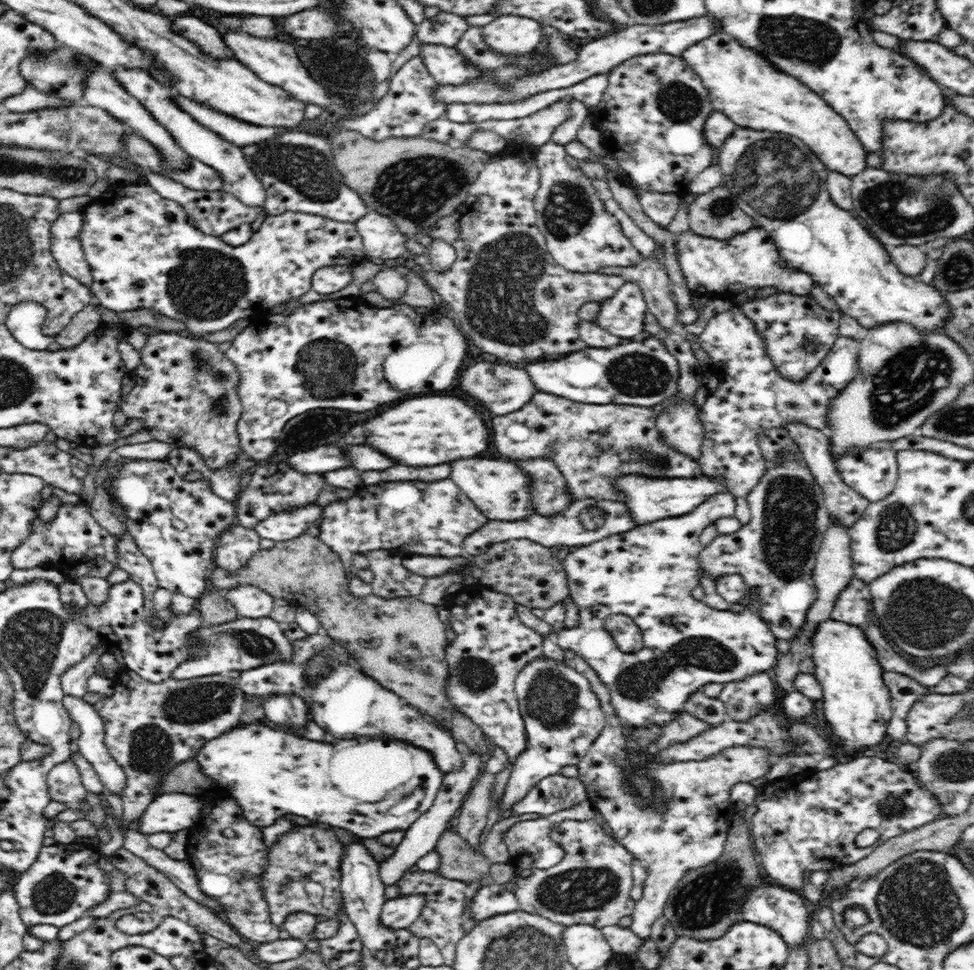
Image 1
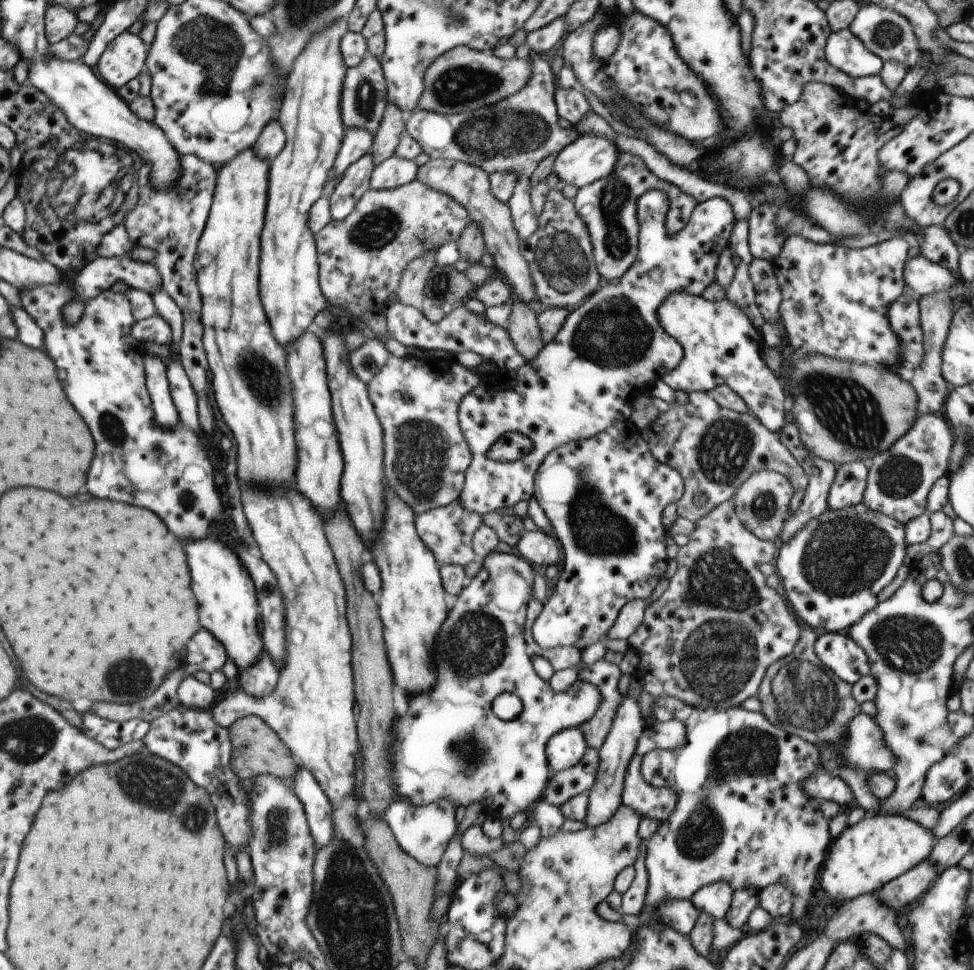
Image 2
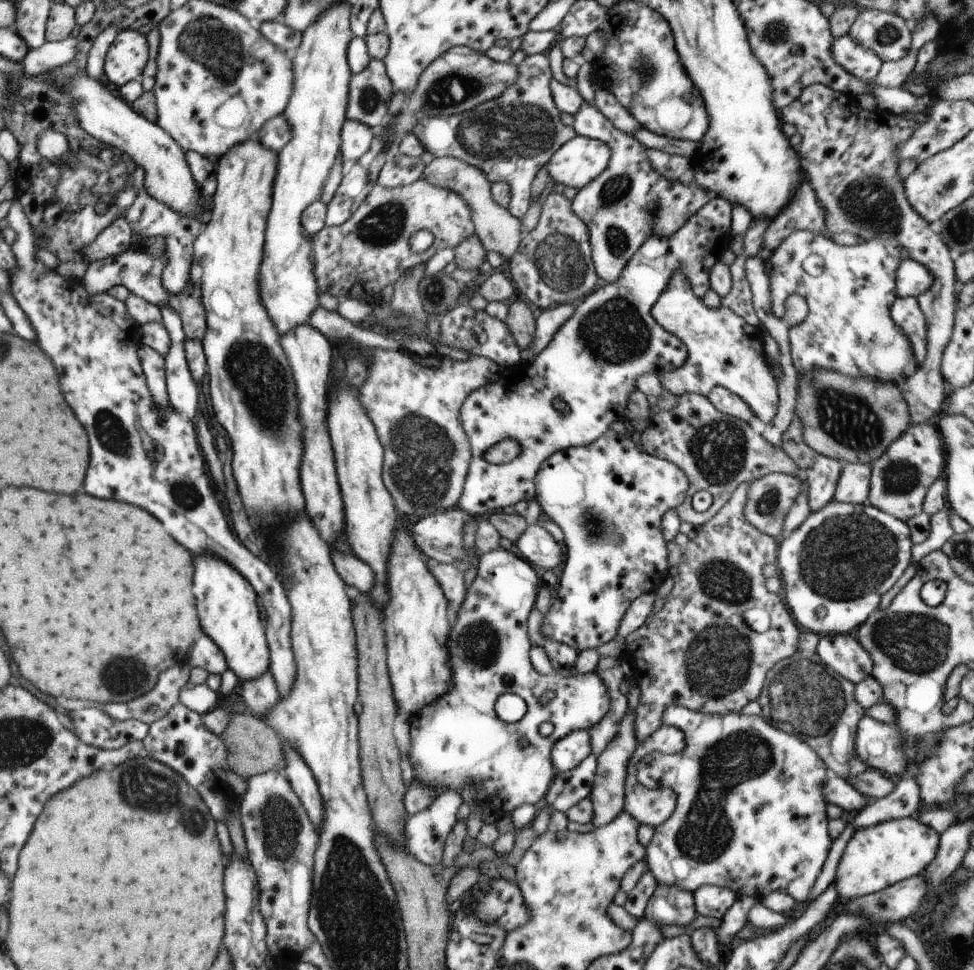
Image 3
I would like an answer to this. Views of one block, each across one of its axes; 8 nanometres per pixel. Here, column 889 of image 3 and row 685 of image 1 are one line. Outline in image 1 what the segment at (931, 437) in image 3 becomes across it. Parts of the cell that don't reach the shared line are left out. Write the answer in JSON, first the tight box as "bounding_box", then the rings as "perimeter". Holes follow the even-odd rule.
{"bounding_box":[443,582,543,809],"perimeter":[[[482,582],[464,585],[462,590],[445,595],[443,604],[447,607],[447,626],[454,633],[454,640],[445,648],[448,665],[445,695],[454,708],[484,731],[493,746],[502,746],[508,755],[507,765],[495,774],[499,809],[499,800],[514,762],[528,750],[526,721],[522,719],[514,686],[516,676],[524,666],[543,658],[543,636],[522,624],[516,611],[518,603],[512,595],[487,588]]]}

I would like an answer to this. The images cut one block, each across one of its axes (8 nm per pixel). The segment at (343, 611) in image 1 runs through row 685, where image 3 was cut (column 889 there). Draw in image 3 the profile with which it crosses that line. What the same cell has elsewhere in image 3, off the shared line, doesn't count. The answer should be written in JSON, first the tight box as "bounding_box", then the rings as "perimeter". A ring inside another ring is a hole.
{"bounding_box":[794,368,910,465],"perimeter":[[[811,368],[809,372],[799,375],[794,414],[797,414],[803,426],[803,442],[813,452],[821,454],[821,457],[833,458],[843,463],[864,465],[870,465],[876,458],[879,458],[883,451],[910,425],[907,404],[901,396],[901,389],[893,382],[877,382],[869,376],[849,378],[833,370],[821,370],[821,368]]]}

